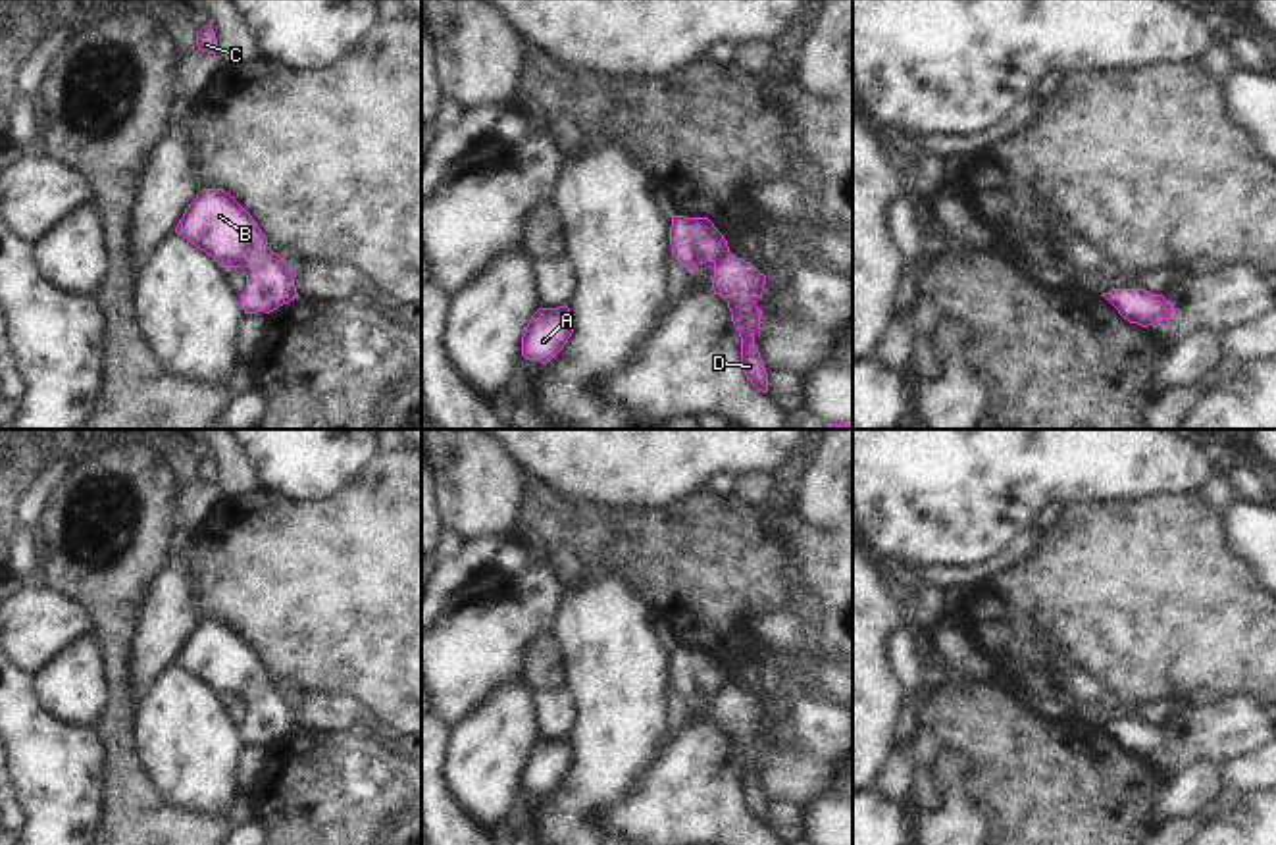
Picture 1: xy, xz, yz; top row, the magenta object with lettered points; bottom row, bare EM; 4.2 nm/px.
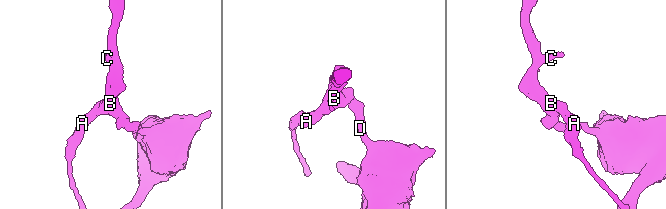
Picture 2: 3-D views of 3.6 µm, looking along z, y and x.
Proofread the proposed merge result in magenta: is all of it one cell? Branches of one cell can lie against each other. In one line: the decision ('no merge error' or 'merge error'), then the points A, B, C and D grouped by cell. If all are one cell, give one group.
merge error | A B C / D

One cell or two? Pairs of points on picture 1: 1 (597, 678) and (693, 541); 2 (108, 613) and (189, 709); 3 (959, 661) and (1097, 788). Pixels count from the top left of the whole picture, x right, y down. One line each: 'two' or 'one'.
1: two
2: two
3: two

